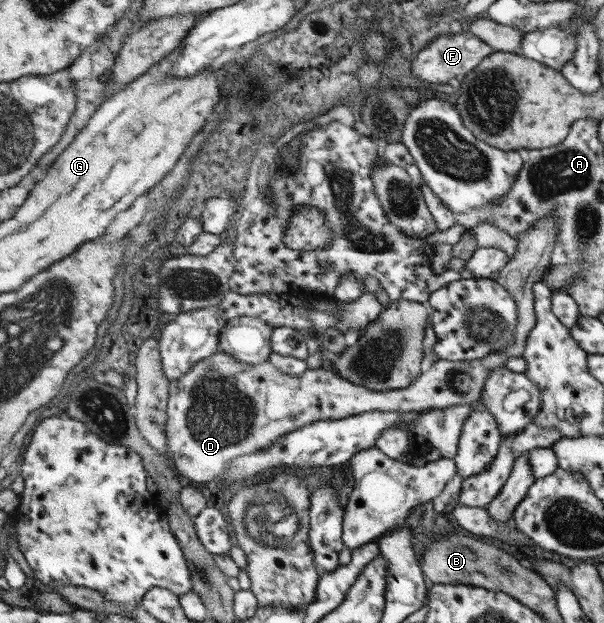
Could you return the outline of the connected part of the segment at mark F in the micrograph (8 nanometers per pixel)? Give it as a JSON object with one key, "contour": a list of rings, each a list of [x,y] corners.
{"contour":[[[465,29],[462,33],[442,35],[432,40],[413,61],[412,71],[422,80],[433,84],[447,84],[453,78],[462,79],[465,77],[494,52],[494,46]]]}

